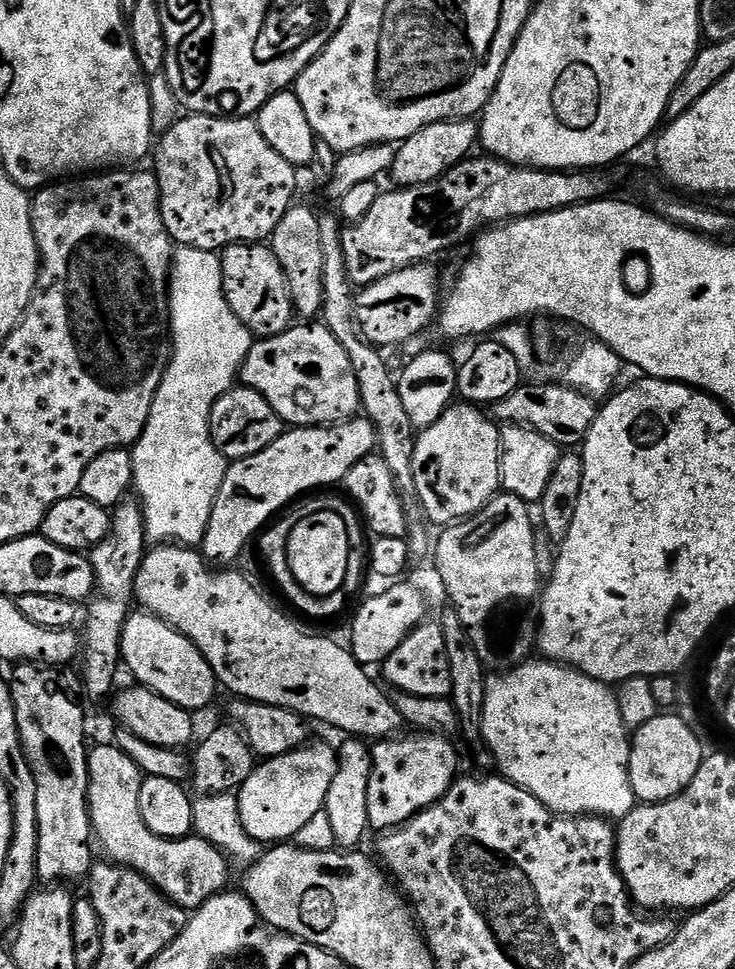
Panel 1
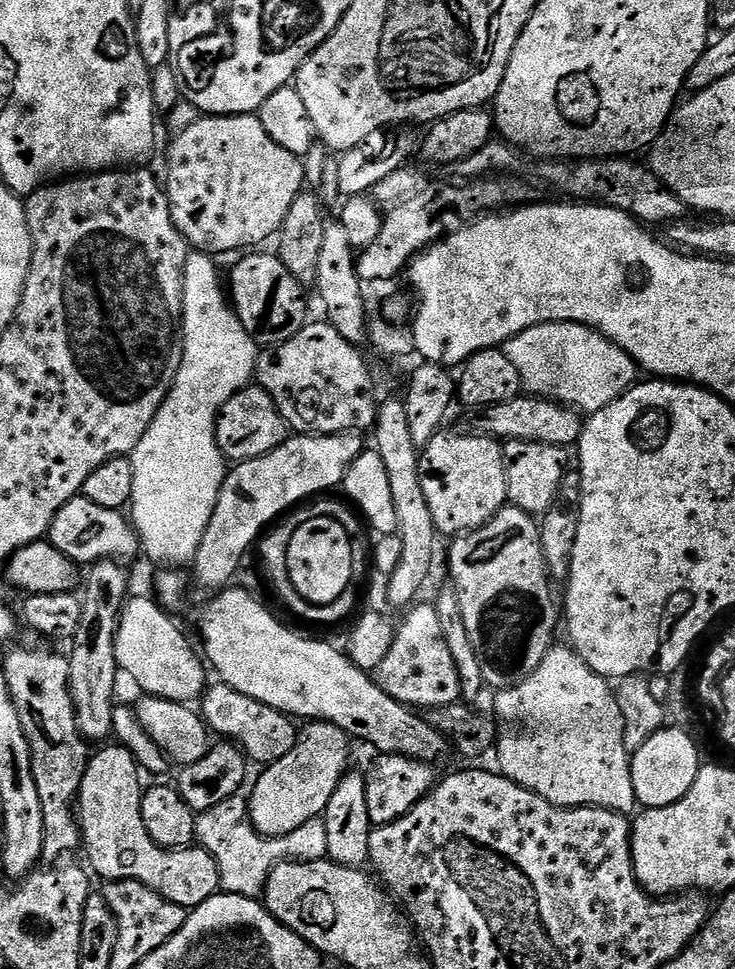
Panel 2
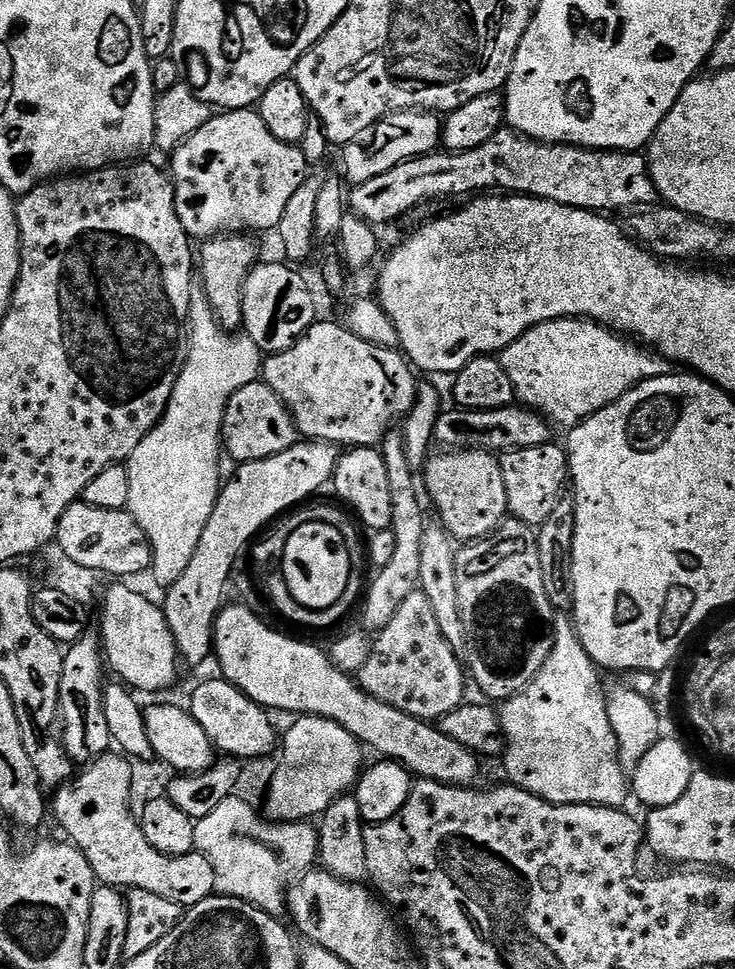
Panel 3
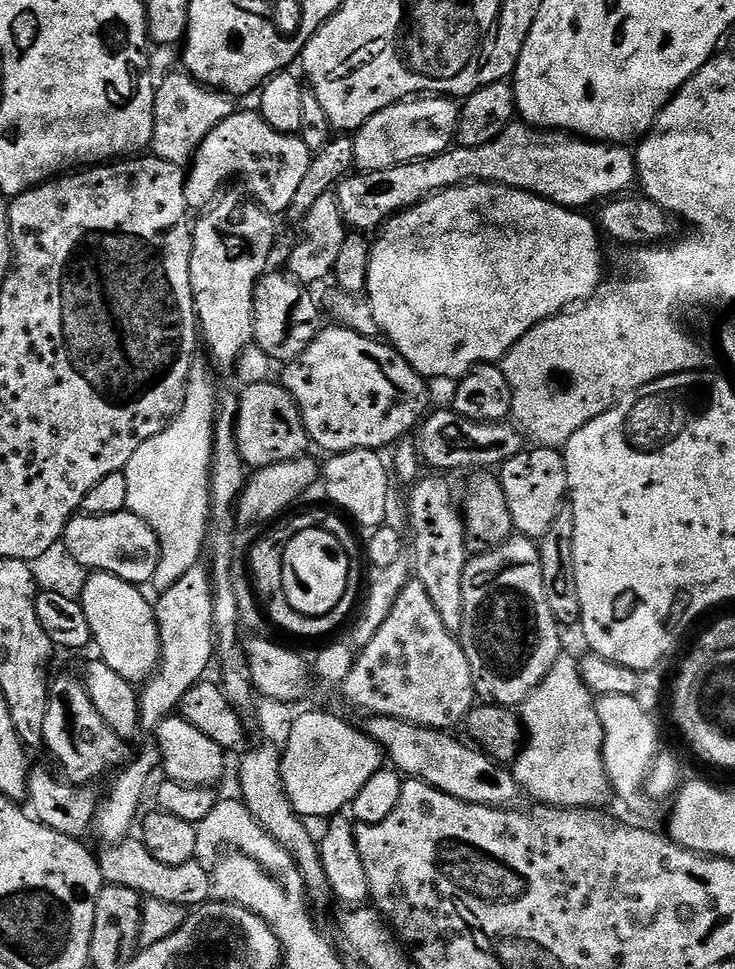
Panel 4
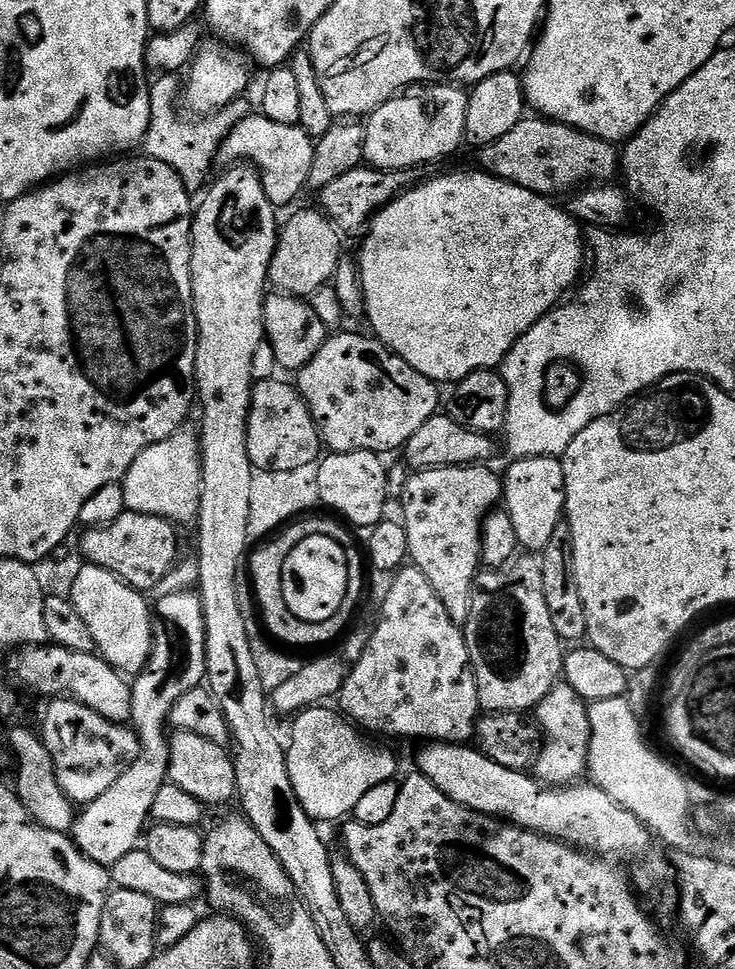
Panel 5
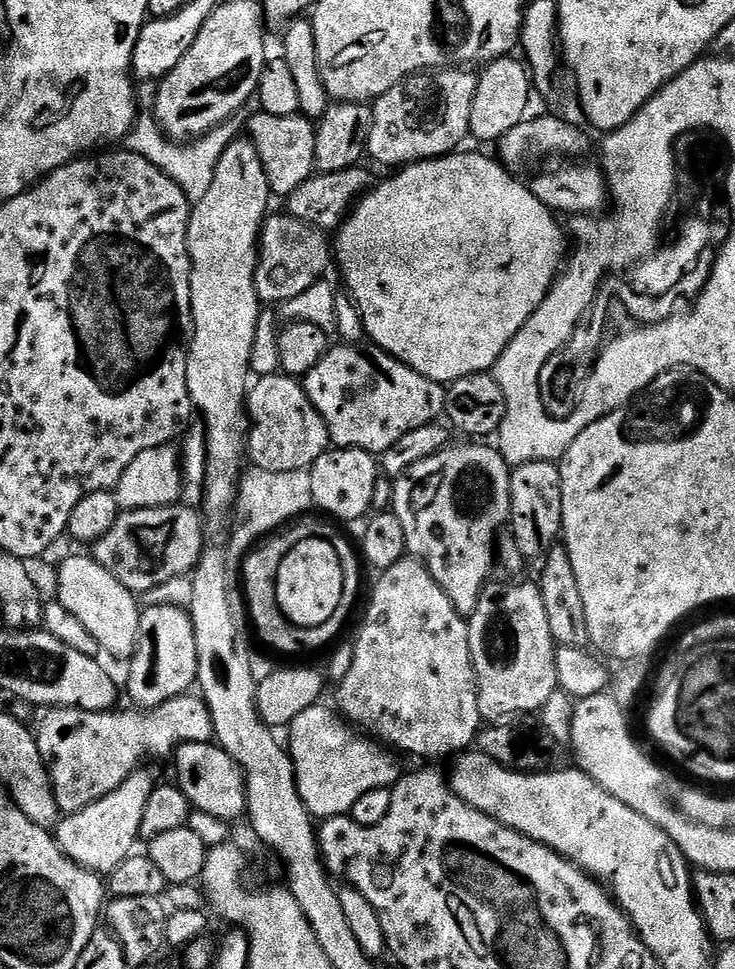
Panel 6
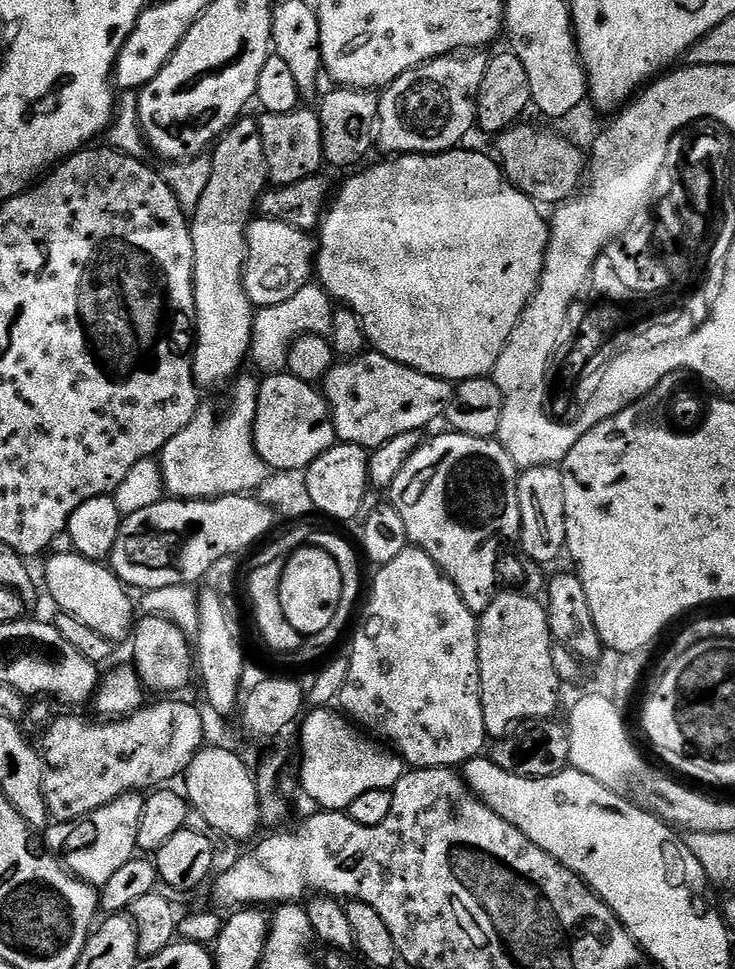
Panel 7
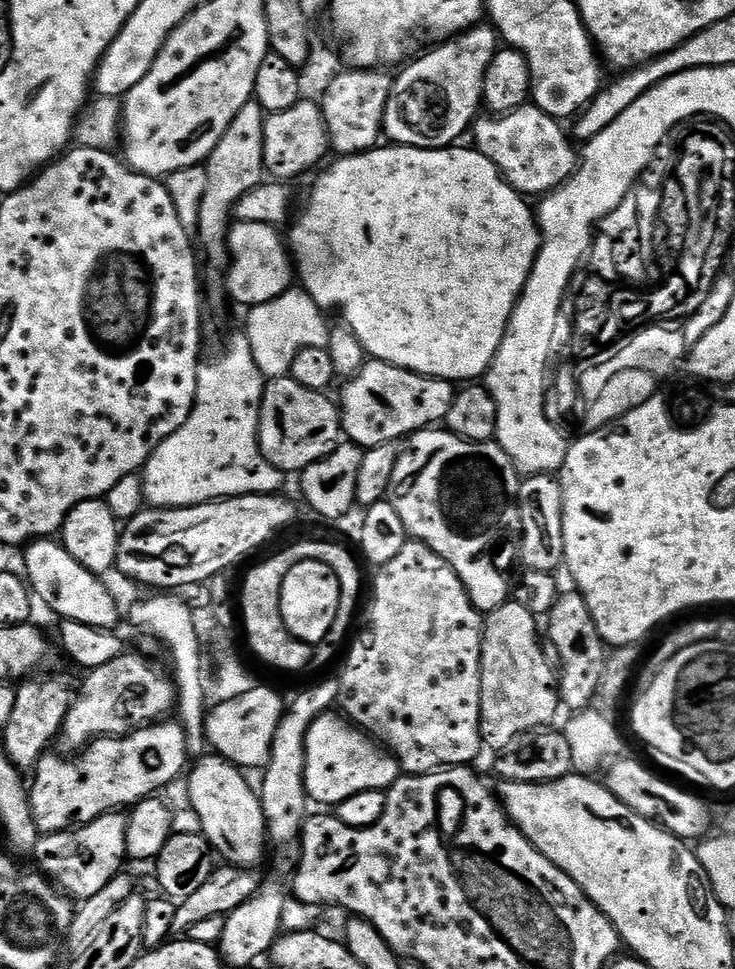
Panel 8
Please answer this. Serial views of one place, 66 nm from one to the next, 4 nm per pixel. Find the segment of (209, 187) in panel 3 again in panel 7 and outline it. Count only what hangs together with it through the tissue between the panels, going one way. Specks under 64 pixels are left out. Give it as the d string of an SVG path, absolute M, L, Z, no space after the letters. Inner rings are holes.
M297 107L296 111L286 114L264 112L259 117L262 146L266 150L268 175L273 185L302 182L302 178L317 175L325 167L319 115L304 107Z

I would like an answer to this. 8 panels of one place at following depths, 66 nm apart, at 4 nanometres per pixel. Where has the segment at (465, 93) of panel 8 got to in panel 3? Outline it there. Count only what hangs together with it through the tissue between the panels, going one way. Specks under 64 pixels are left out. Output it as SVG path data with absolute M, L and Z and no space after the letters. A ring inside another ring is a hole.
M427 110L411 112L395 112L382 118L370 130L362 130L358 138L343 145L344 172L349 185L361 184L377 174L386 174L398 162L406 162L410 158L424 156L427 152L435 152L442 144L442 120L437 113Z

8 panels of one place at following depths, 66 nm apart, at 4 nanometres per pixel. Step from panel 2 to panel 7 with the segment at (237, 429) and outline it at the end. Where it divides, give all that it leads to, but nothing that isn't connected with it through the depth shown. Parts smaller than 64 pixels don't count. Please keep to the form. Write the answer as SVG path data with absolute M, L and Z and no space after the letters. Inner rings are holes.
M268 374L263 379L259 381L260 393L256 403L256 421L252 431L258 454L268 463L273 473L304 472L312 465L314 458L326 454L326 450L330 450L332 445L337 443L328 401L324 399L319 387L302 382L293 376Z

